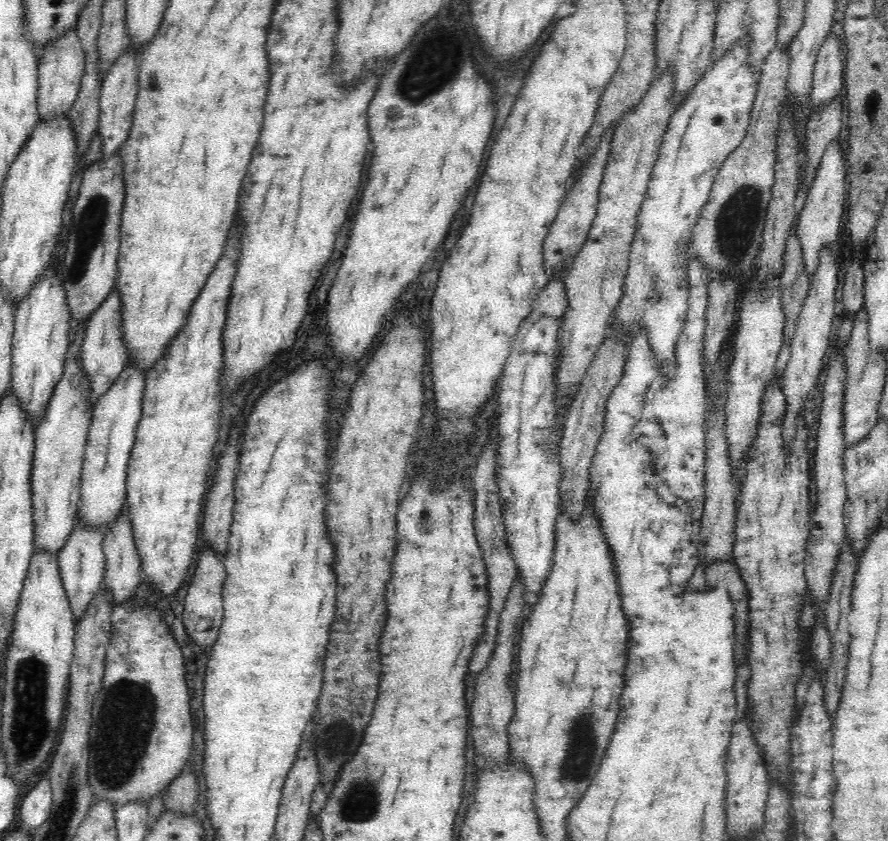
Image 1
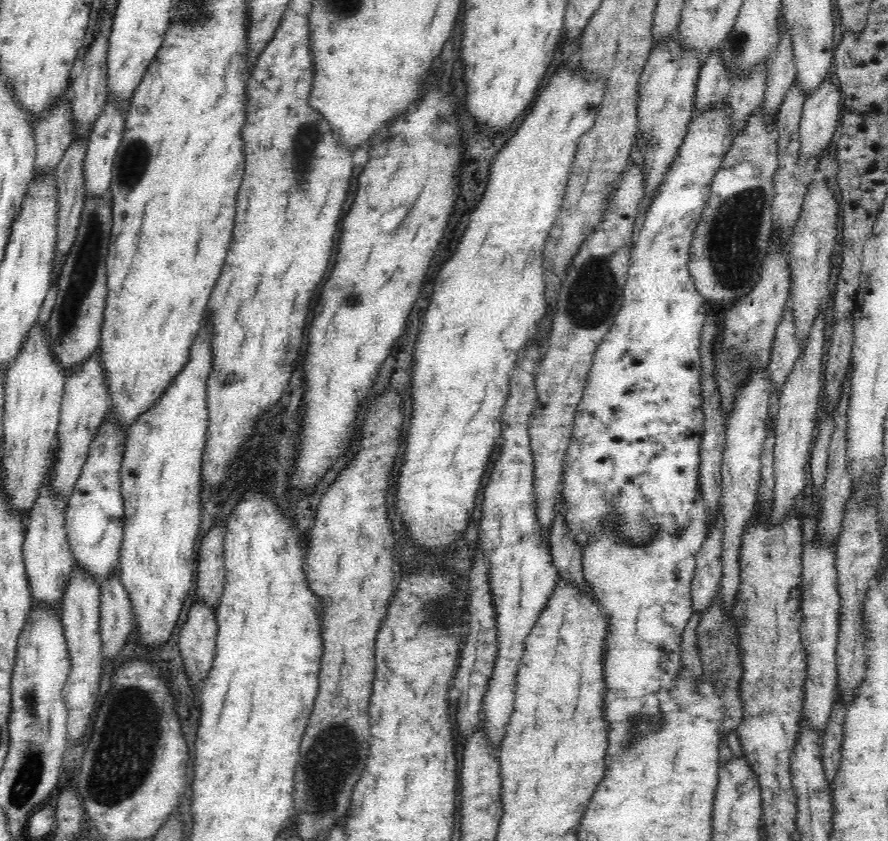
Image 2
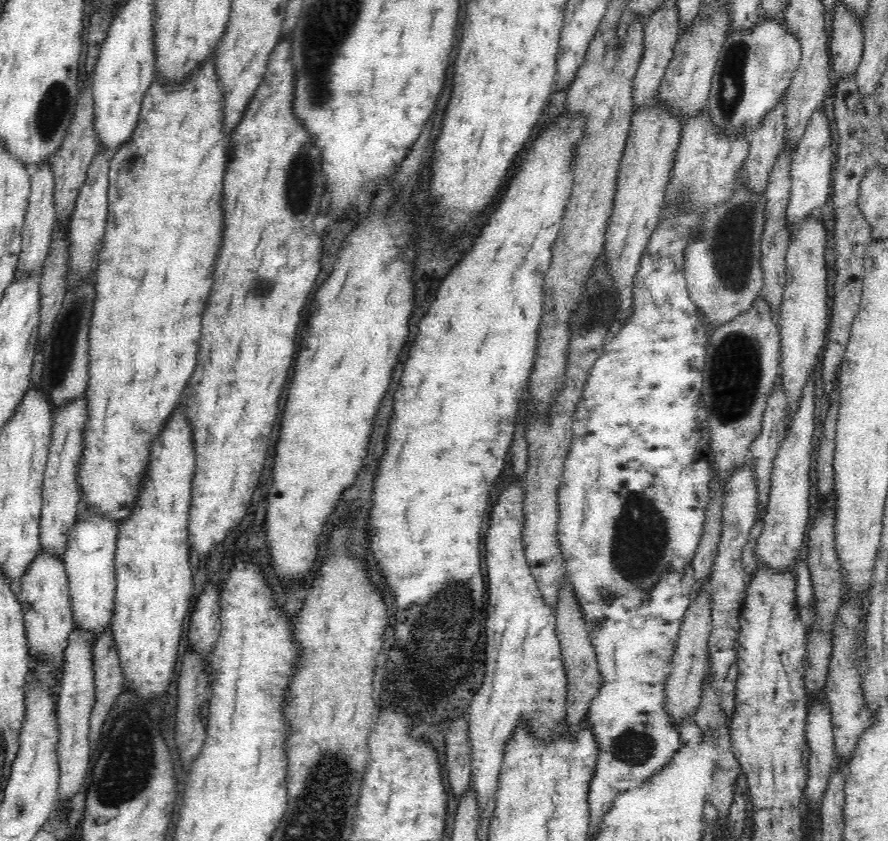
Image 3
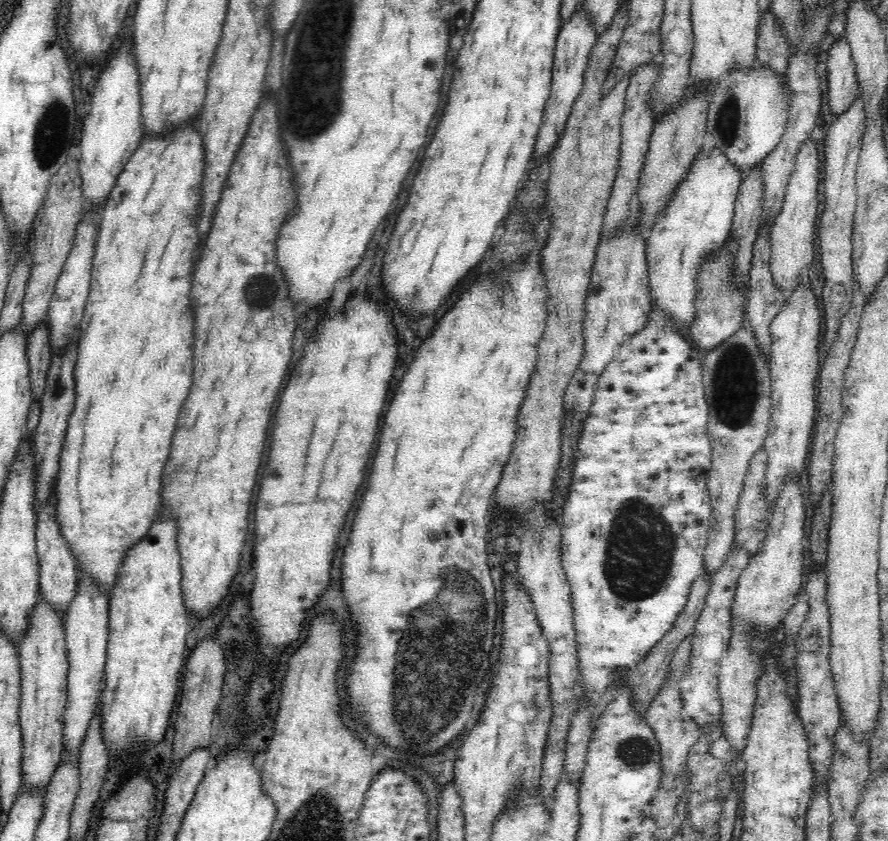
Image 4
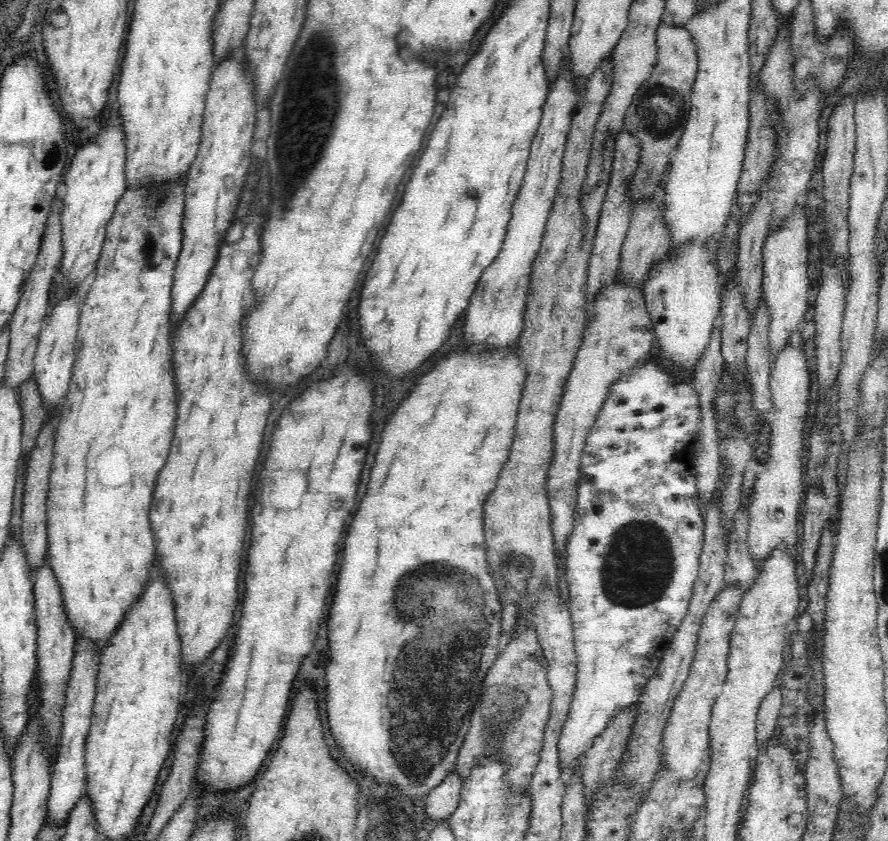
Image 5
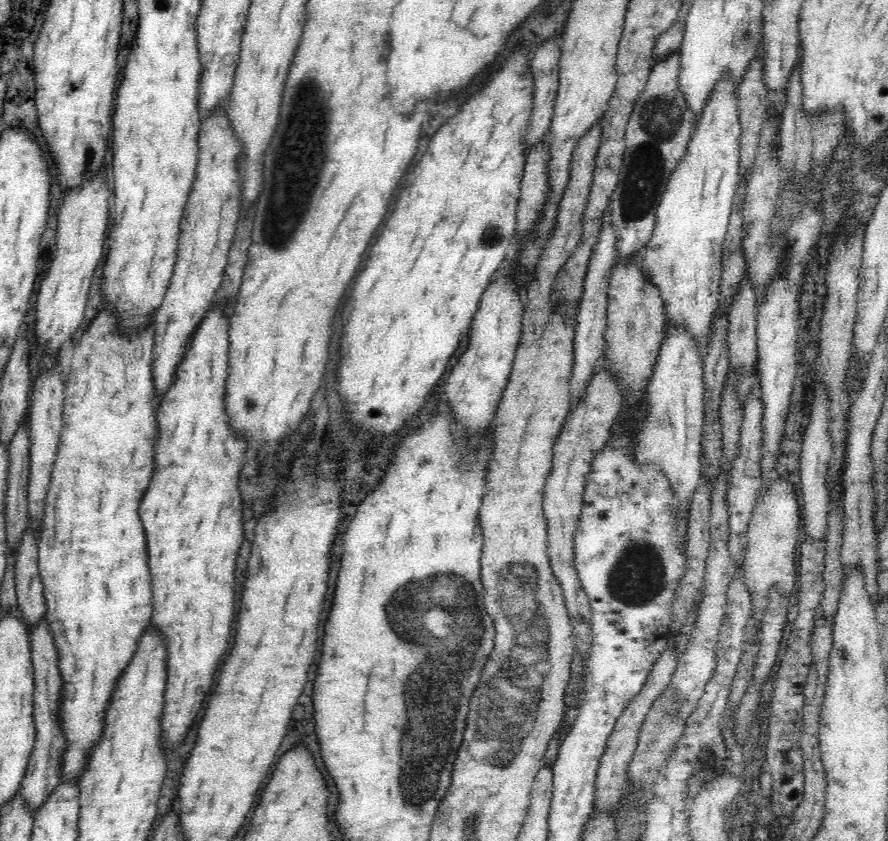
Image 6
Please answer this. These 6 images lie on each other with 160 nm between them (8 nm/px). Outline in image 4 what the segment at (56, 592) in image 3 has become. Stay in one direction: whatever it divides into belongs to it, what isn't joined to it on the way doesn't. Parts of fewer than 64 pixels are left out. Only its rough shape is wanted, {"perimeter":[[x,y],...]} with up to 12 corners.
{"perimeter":[[38,596],[18,648],[21,790],[61,762],[64,622]]}

